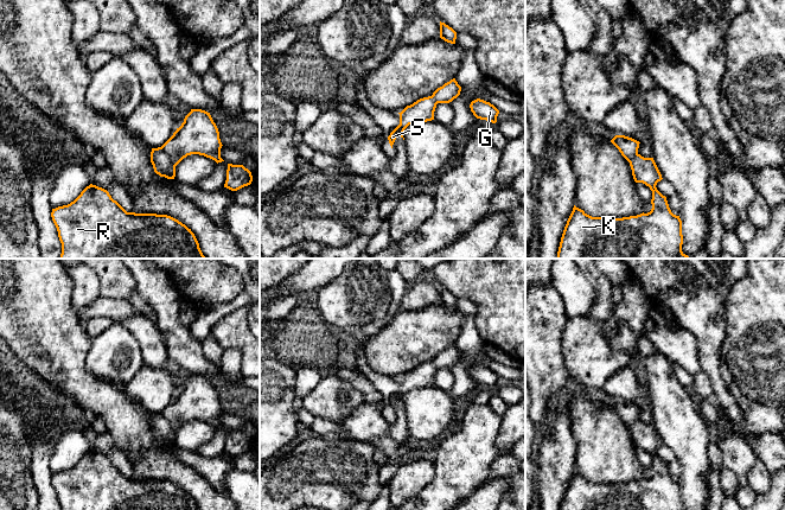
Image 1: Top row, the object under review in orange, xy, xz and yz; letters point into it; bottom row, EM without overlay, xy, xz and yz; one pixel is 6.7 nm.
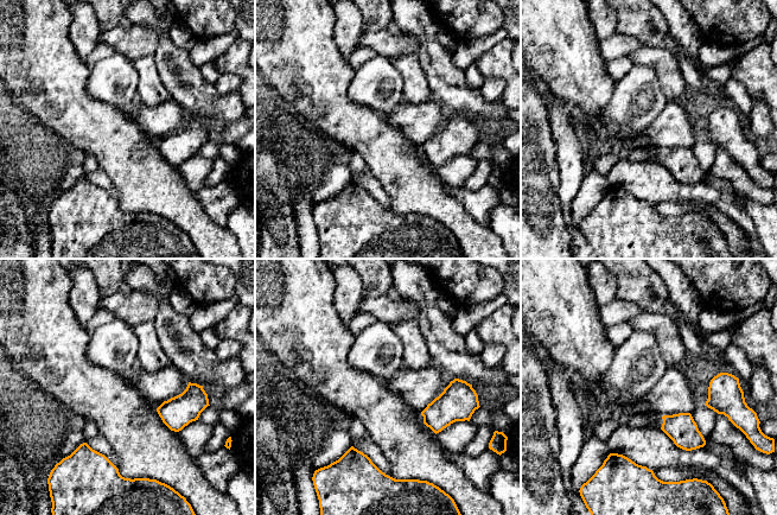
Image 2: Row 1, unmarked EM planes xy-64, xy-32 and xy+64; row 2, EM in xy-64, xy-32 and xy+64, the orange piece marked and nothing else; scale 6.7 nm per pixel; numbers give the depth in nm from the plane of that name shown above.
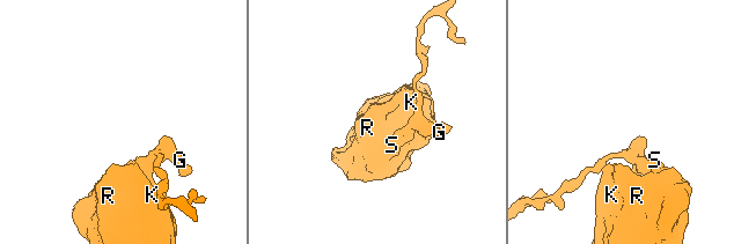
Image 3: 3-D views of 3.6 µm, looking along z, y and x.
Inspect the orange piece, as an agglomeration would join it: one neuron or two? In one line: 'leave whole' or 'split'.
split

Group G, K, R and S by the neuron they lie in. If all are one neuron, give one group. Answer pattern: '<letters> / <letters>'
G / K R S

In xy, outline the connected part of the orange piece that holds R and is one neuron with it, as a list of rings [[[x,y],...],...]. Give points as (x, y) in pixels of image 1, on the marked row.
[[[90,184],[70,204],[52,209],[52,221],[62,243],[60,259],[205,259],[194,234],[167,215],[127,212],[109,192]]]

